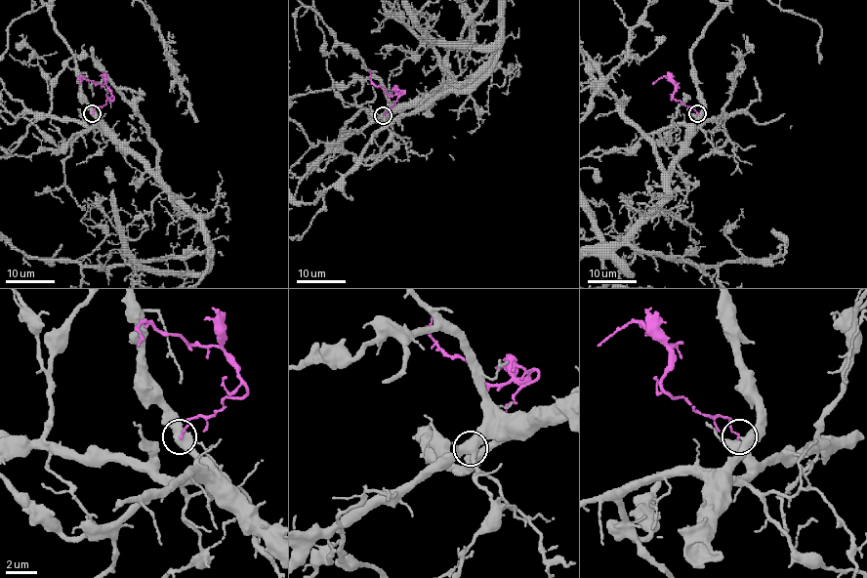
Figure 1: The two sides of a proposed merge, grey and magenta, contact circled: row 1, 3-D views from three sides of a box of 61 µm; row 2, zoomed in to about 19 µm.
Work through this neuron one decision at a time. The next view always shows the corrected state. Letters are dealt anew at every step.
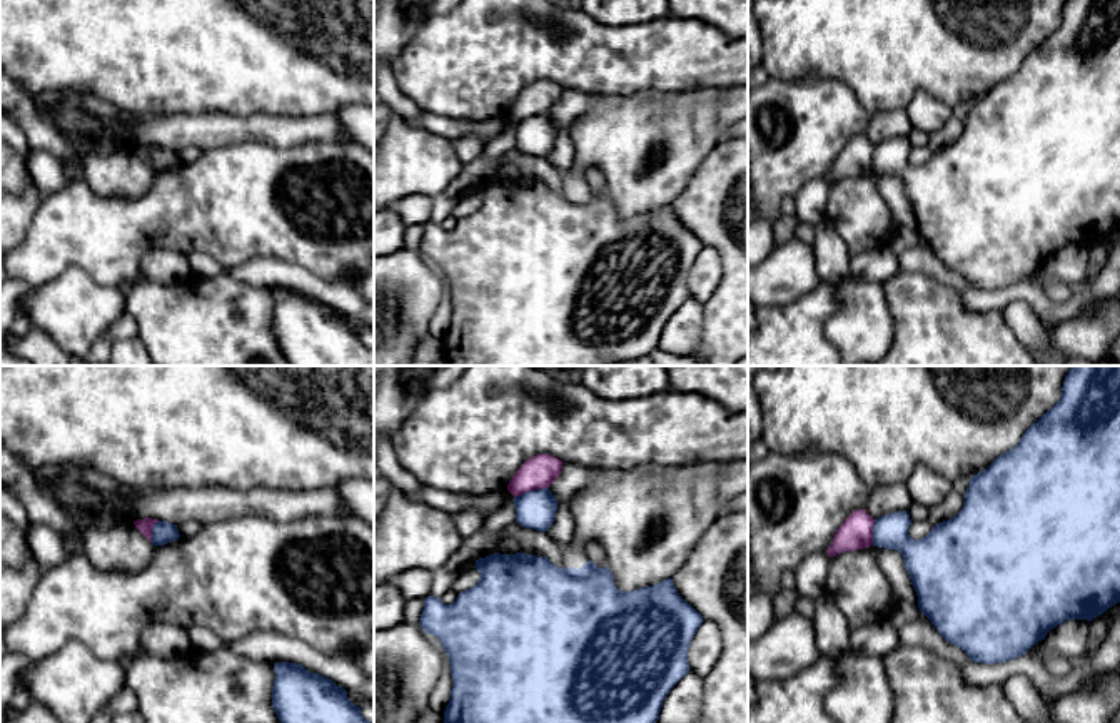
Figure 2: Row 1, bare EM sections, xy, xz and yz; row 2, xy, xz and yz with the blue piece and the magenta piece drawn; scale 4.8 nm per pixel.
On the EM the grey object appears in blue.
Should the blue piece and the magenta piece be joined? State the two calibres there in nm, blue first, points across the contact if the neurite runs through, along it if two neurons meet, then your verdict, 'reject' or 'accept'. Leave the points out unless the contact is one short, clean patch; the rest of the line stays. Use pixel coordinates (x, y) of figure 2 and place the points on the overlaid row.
calibres 190 and 160 nm; border xz (546, 486), (528, 490), (514, 498); reject

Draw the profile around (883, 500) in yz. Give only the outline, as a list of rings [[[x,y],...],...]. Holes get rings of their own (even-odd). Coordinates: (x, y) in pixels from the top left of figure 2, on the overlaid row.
[[[893,483],[873,488],[865,509],[873,519],[878,519],[891,513],[908,511],[910,506],[911,499],[908,496],[906,484]]]

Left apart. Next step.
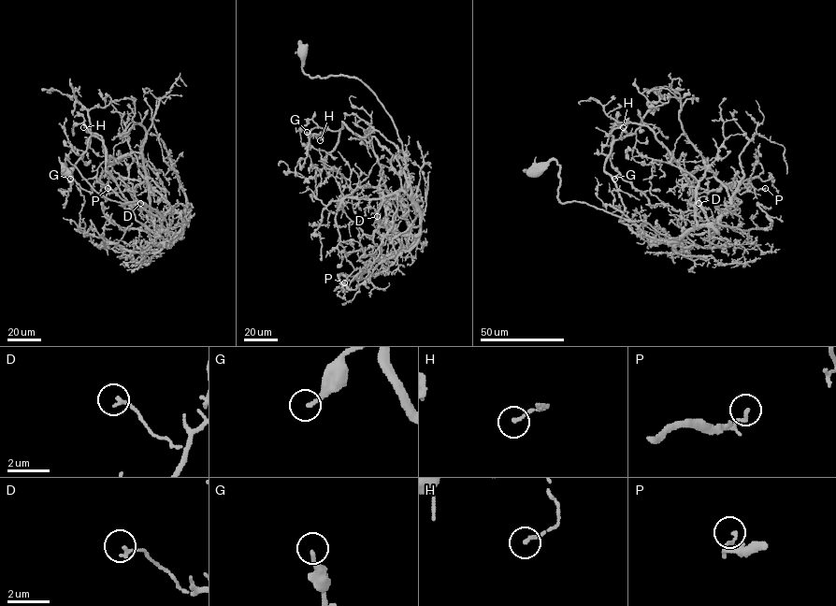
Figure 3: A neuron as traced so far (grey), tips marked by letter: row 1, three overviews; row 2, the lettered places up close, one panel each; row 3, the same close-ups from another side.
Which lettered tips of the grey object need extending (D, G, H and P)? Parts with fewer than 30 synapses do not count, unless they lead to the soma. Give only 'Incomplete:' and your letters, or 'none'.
Incomplete: none

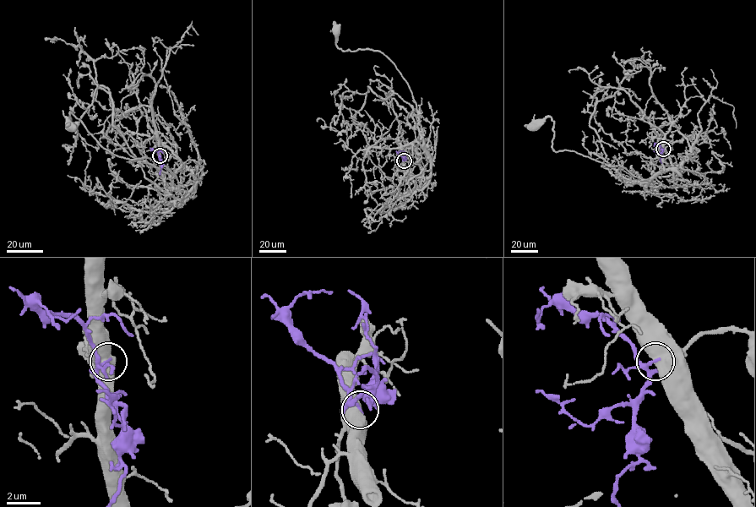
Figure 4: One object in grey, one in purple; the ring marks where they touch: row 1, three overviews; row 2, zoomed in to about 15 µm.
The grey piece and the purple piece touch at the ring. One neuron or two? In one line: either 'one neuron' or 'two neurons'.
two neurons

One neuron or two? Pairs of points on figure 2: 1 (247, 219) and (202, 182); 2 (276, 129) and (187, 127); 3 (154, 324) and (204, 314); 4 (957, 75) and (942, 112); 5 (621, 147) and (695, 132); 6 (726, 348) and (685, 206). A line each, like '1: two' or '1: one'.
1: one
2: one
3: one
4: two
5: one
6: one

